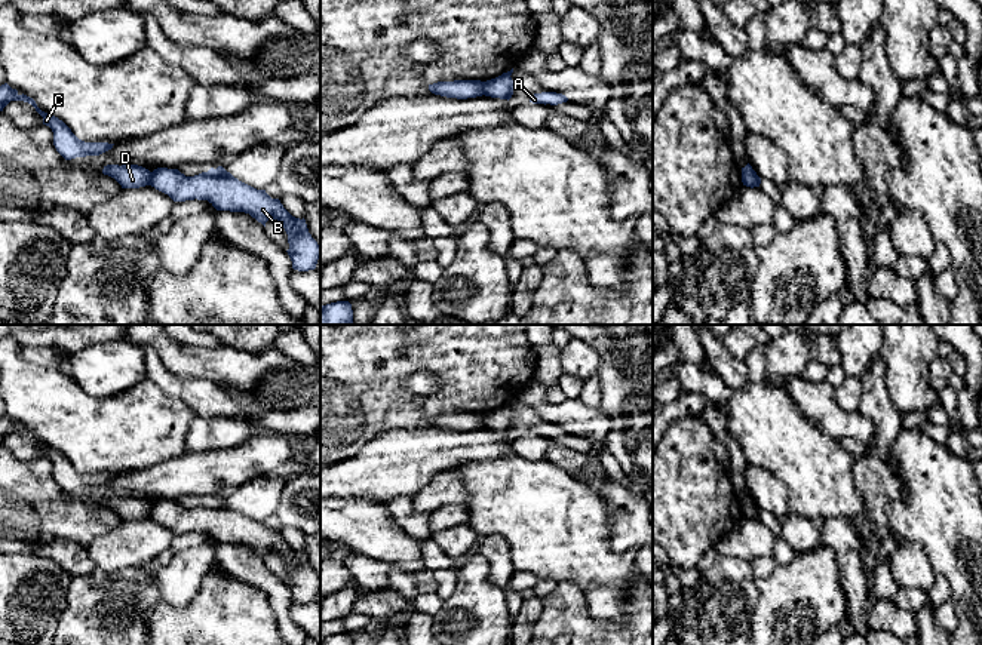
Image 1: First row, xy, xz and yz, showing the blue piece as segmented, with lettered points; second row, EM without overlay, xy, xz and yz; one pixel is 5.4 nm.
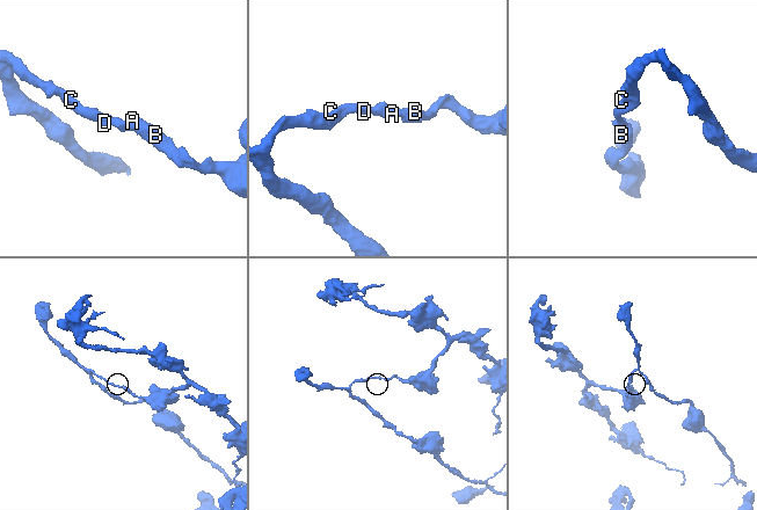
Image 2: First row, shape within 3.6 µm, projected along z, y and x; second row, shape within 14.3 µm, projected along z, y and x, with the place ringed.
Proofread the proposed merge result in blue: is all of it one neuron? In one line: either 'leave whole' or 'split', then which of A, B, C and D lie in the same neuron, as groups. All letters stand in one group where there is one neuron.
split | A B / C D

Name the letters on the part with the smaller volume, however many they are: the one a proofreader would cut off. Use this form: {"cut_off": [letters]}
{"cut_off": ["C", "D"]}

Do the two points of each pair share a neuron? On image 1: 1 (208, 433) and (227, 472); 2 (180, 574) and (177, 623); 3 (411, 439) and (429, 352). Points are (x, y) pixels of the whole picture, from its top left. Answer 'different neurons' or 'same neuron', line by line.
1: different neurons
2: different neurons
3: different neurons

